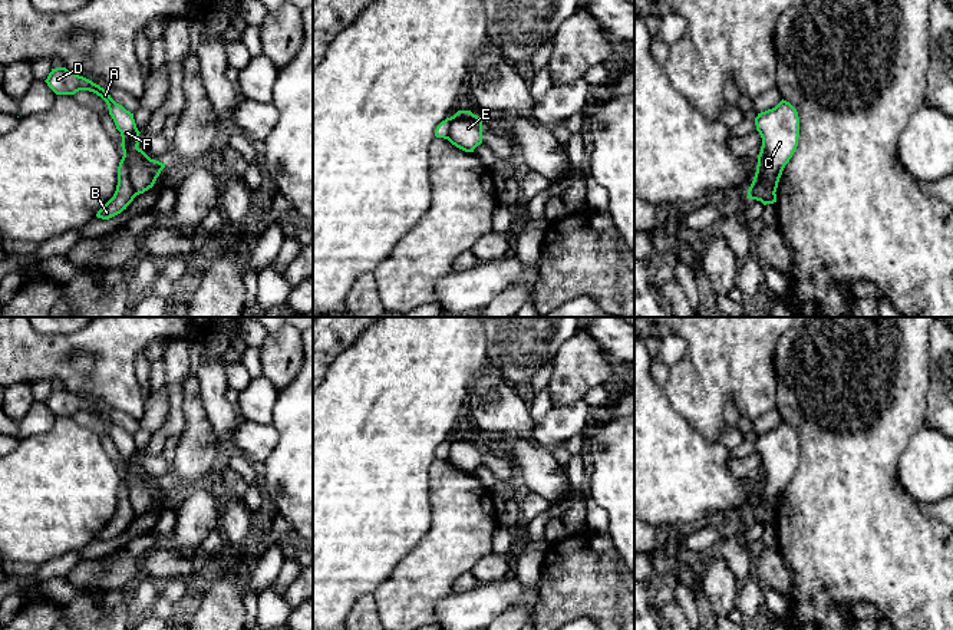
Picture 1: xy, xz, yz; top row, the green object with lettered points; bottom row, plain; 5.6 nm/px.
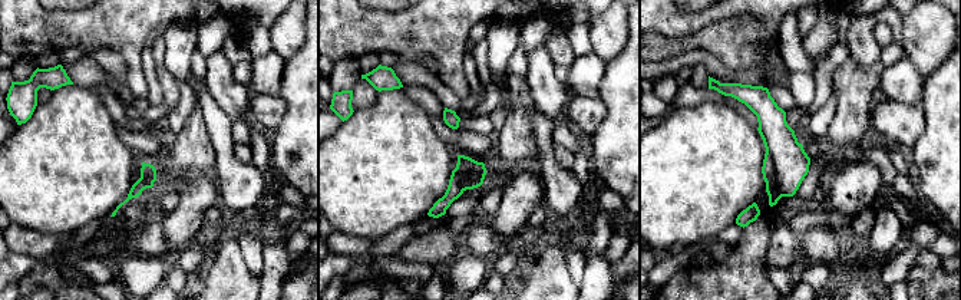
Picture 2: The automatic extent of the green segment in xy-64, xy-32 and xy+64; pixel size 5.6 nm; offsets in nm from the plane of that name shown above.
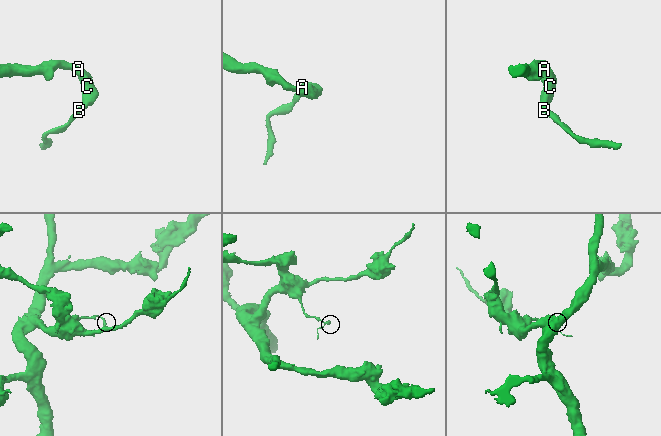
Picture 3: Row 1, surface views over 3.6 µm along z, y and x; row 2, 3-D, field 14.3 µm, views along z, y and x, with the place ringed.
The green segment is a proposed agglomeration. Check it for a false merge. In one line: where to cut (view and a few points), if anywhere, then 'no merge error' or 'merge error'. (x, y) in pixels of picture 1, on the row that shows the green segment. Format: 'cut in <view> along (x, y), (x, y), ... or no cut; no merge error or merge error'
cut in xy along (124, 152), (128, 161), (129, 182), (135, 195); merge error

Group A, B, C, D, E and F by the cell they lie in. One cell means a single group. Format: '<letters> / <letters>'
A C D E F / B

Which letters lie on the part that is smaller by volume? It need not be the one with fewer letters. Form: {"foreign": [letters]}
{"foreign": ["B"]}

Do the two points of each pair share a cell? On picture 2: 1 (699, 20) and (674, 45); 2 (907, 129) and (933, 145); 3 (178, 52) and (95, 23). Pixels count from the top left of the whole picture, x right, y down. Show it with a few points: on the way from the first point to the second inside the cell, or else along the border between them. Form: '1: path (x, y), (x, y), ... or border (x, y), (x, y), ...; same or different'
1: border (710, 23), (683, 38), (663, 38), (654, 33); different
2: border (920, 104), (924, 131), (911, 152), (918, 171); different
3: border (197, 25), (172, 23), (165, 30); different

